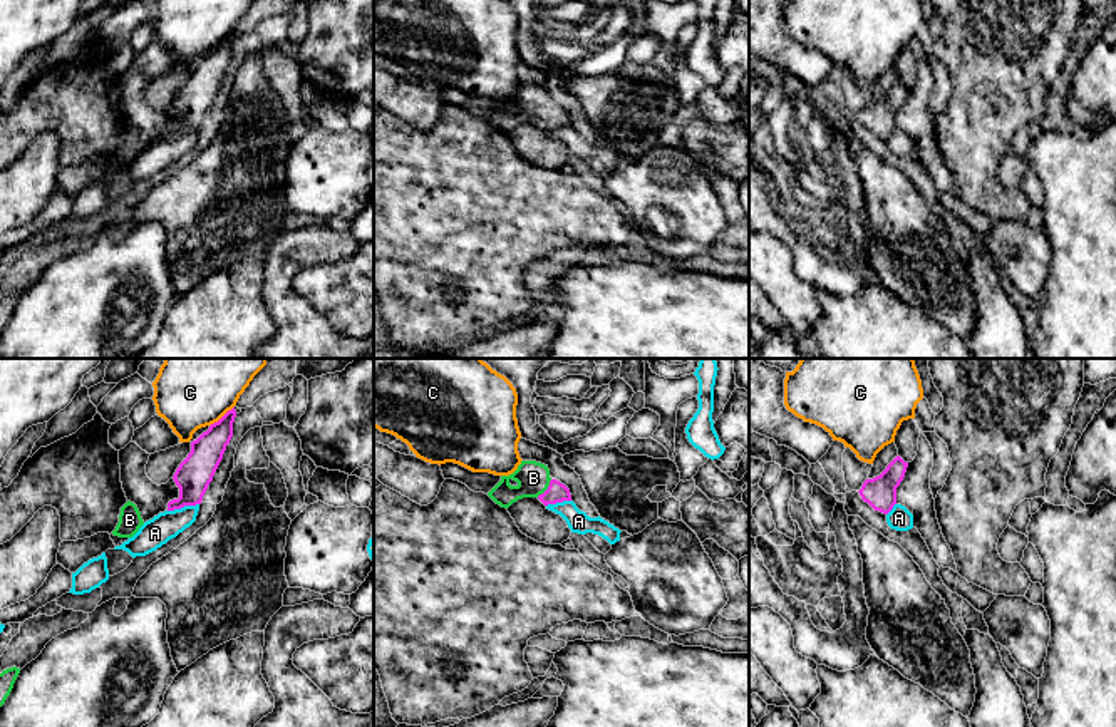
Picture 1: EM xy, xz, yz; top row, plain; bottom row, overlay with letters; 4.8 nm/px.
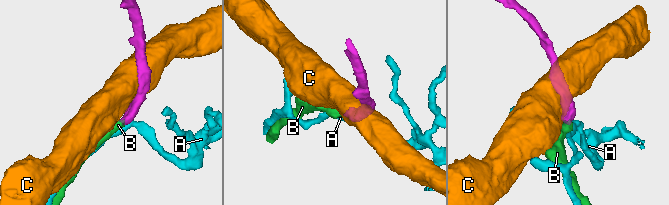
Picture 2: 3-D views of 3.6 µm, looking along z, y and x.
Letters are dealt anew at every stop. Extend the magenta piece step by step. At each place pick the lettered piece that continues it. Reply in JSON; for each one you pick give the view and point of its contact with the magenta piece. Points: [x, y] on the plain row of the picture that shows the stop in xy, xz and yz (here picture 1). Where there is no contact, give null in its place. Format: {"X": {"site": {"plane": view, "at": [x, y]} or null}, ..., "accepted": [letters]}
{"B": {"site": {"plane": "xz", "at": [547, 114]}}, "accepted": ["B"]}

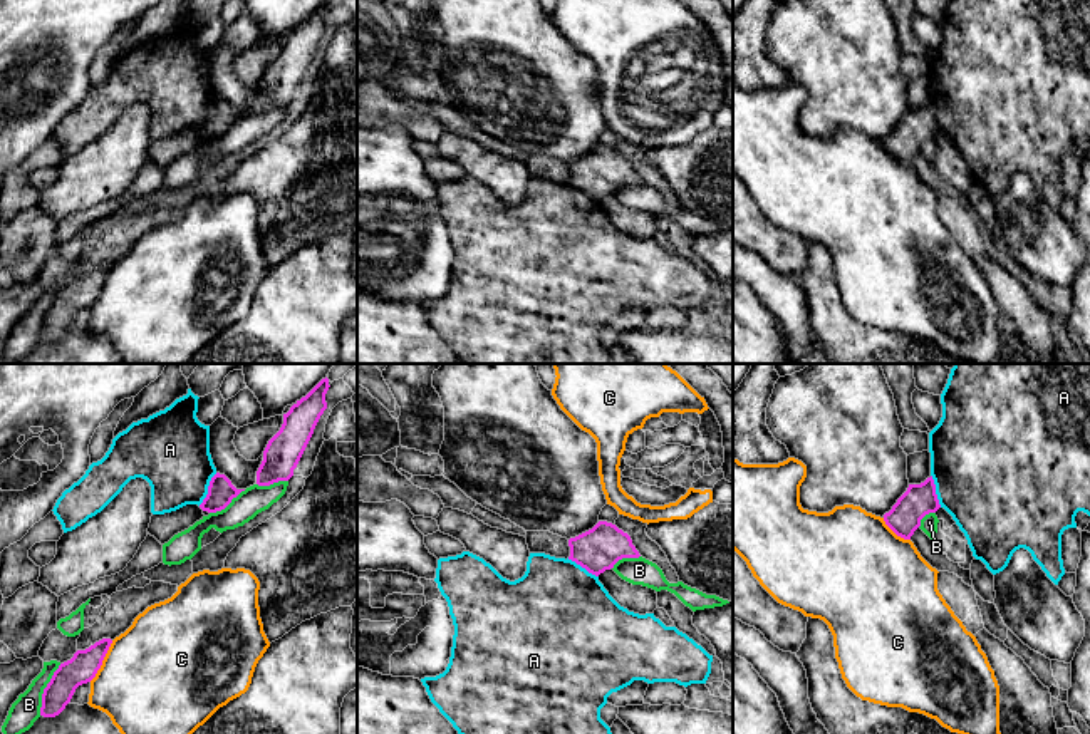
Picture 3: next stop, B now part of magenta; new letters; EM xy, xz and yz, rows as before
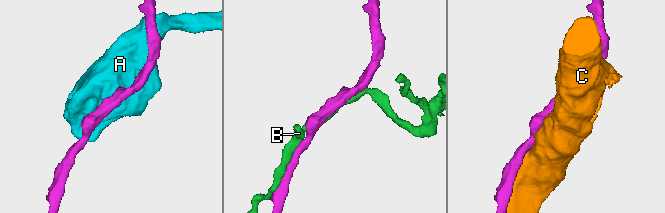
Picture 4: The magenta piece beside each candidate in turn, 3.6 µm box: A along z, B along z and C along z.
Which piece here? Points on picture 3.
{"accepted": []}

